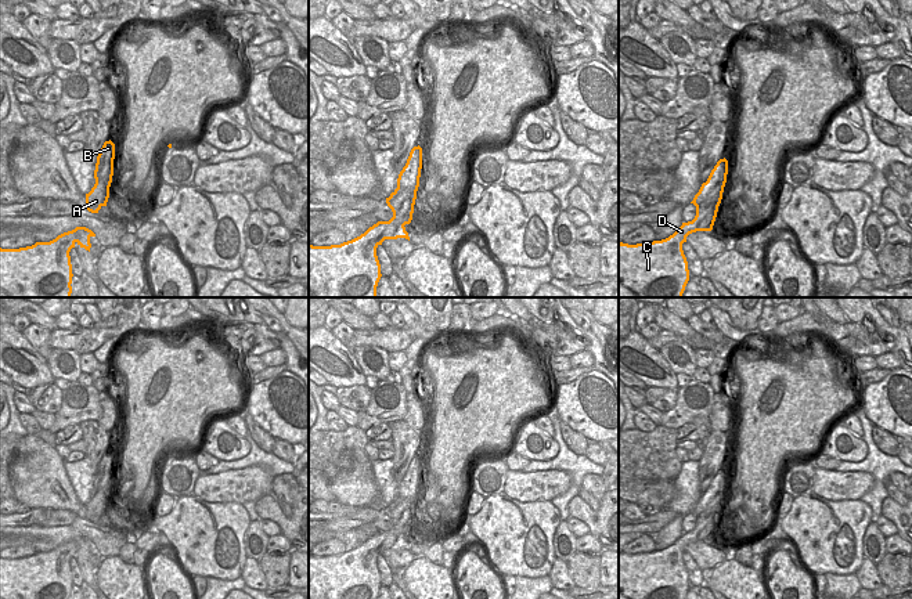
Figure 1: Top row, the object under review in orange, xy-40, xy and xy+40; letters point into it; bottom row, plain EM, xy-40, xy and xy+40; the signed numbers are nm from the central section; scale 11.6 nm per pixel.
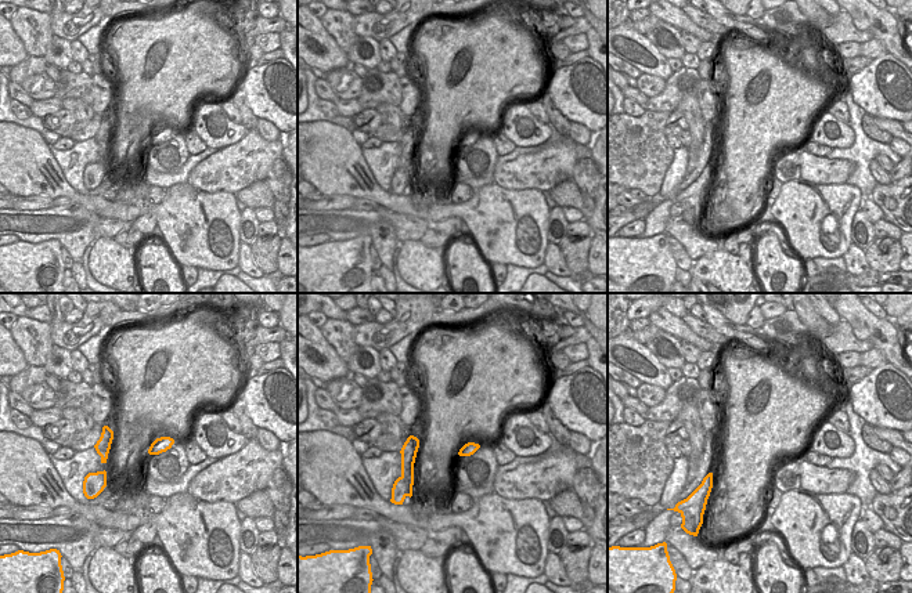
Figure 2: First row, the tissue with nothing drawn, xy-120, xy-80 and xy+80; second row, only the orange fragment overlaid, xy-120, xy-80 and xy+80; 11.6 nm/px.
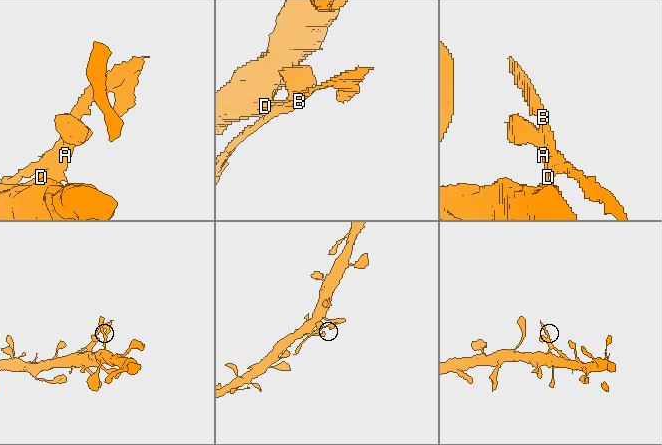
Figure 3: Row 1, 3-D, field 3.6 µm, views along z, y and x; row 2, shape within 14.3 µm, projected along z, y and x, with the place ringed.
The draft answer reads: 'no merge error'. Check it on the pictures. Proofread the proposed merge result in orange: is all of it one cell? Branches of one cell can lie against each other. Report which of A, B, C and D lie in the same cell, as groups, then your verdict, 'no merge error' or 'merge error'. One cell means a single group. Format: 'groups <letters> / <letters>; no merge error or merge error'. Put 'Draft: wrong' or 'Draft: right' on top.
Draft: wrong
groups A C D / B; merge error

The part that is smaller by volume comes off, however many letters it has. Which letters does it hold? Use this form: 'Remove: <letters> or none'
Remove: B

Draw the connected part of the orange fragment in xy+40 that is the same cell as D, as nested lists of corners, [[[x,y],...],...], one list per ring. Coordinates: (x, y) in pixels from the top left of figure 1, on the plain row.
[[[720,498],[696,517],[692,531],[662,551],[619,553],[619,599],[685,599],[689,591],[688,571],[682,560],[686,546],[711,541],[722,509]]]

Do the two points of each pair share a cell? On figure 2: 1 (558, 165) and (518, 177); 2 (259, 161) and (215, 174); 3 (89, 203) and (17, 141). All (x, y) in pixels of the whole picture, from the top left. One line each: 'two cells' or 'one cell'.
1: one cell
2: one cell
3: one cell

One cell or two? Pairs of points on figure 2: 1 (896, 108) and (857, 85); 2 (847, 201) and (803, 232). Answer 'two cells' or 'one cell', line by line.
1: one cell
2: one cell

